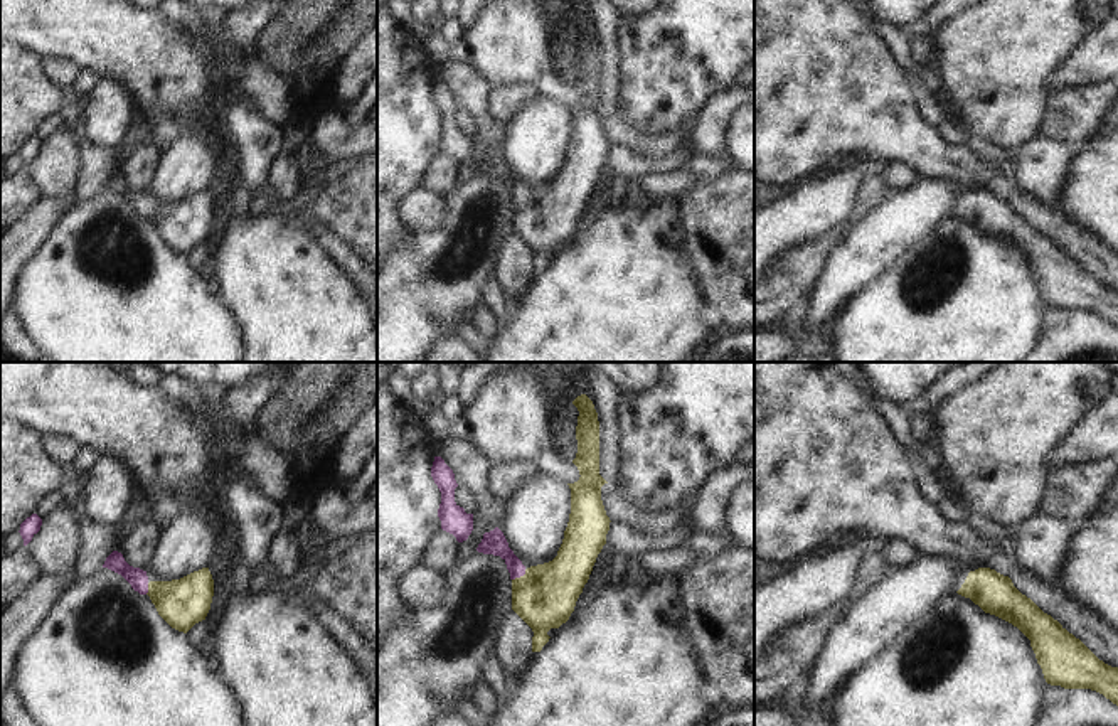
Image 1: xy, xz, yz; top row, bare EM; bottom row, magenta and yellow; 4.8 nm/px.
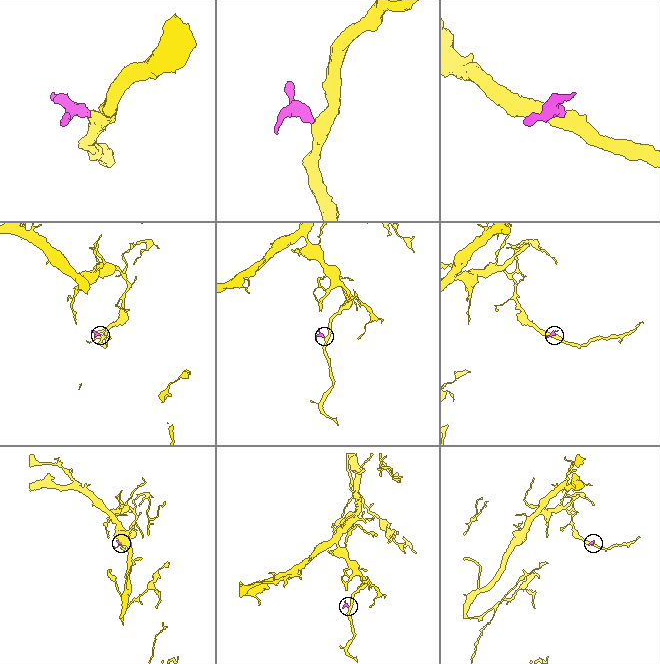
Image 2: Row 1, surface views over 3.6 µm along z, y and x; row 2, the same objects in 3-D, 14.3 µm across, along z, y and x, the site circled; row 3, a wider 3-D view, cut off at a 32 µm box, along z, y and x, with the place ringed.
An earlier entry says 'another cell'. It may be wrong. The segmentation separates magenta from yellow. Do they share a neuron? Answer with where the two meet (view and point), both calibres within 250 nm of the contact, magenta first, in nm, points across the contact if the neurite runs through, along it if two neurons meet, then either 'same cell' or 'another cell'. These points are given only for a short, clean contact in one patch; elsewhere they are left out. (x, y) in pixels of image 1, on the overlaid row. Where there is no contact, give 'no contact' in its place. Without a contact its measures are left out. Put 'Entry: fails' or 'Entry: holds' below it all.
xz (519, 576) | 110/300 nm | across xz (494, 543), (512, 561), (519, 576), (531, 588), (546, 595) | same cell
Entry: fails

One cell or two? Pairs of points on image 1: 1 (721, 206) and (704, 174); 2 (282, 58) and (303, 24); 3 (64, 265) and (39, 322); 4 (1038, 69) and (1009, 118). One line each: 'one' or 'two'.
1: two
2: one
3: one
4: one

